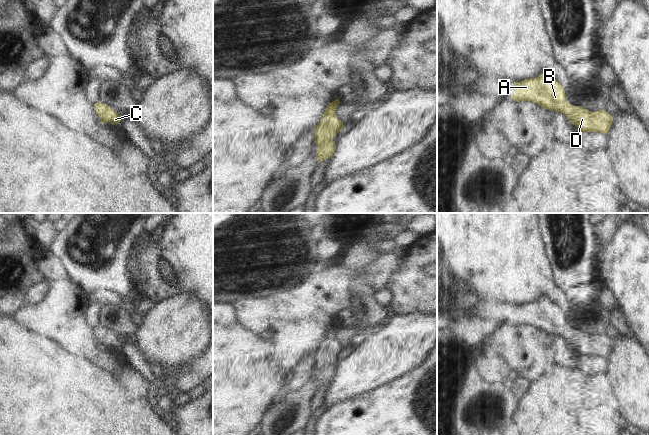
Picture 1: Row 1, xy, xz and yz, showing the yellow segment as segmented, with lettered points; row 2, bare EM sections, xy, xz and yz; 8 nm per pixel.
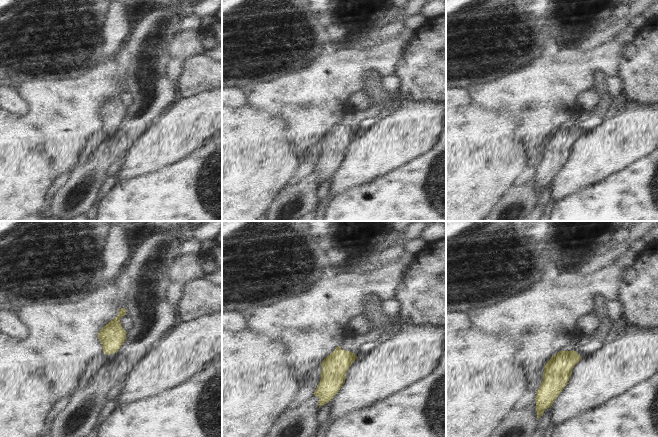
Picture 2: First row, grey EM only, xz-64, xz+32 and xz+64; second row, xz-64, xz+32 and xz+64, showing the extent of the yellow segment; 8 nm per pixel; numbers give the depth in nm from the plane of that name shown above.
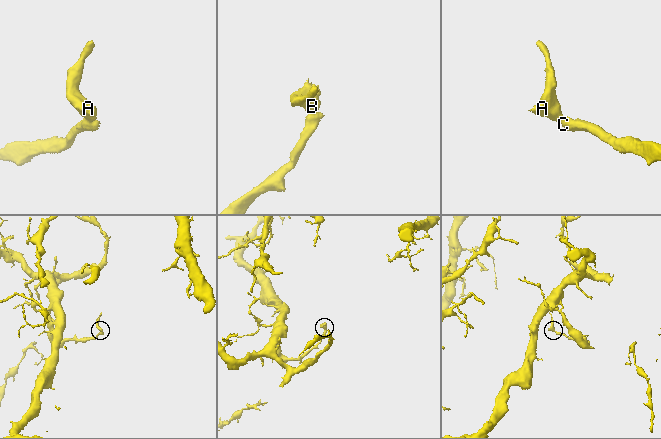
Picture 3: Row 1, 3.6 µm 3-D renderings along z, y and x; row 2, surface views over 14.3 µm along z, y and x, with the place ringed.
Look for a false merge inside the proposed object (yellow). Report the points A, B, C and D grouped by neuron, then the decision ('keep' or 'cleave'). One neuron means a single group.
A B C D; keep

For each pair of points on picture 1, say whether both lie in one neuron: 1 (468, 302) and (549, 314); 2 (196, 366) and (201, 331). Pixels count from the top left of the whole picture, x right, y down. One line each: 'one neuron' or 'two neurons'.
1: two neurons
2: two neurons

